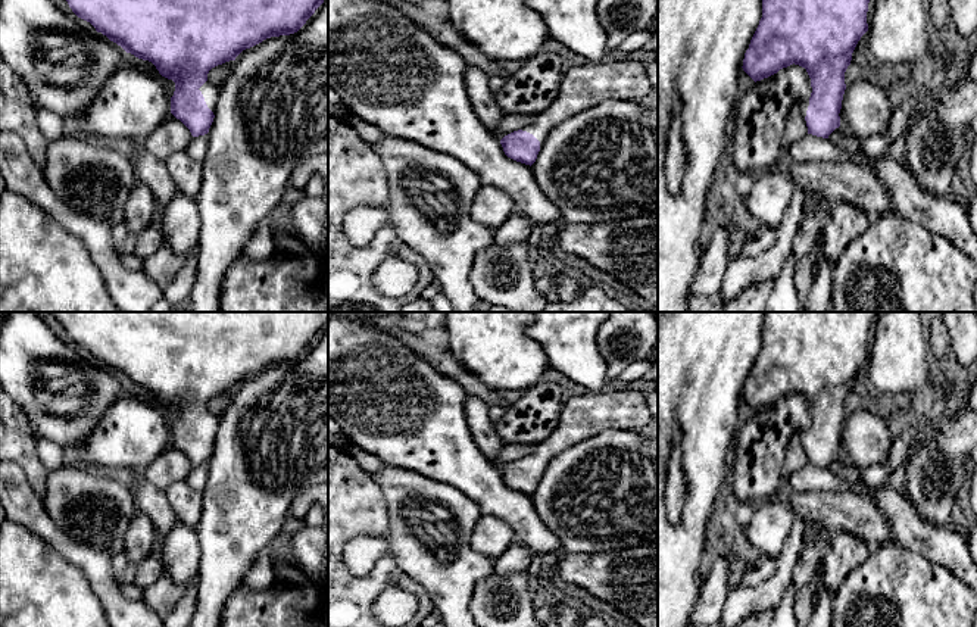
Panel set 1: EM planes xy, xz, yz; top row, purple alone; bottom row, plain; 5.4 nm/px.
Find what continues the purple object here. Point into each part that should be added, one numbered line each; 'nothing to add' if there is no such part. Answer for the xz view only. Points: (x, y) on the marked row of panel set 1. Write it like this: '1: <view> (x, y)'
1: xz (581, 87)

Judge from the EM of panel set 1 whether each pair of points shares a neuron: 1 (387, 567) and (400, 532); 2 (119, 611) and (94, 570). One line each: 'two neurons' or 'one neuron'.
1: two neurons
2: one neuron

